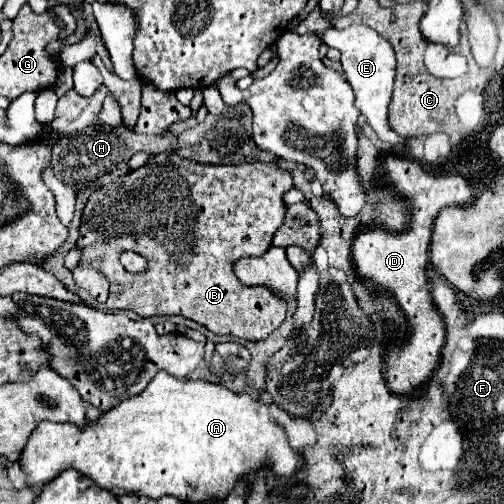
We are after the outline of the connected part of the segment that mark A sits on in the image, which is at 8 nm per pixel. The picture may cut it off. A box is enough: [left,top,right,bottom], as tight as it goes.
[18,372,300,502]

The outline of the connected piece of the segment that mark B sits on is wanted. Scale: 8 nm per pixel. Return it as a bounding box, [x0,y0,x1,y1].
[76,152,292,340]

